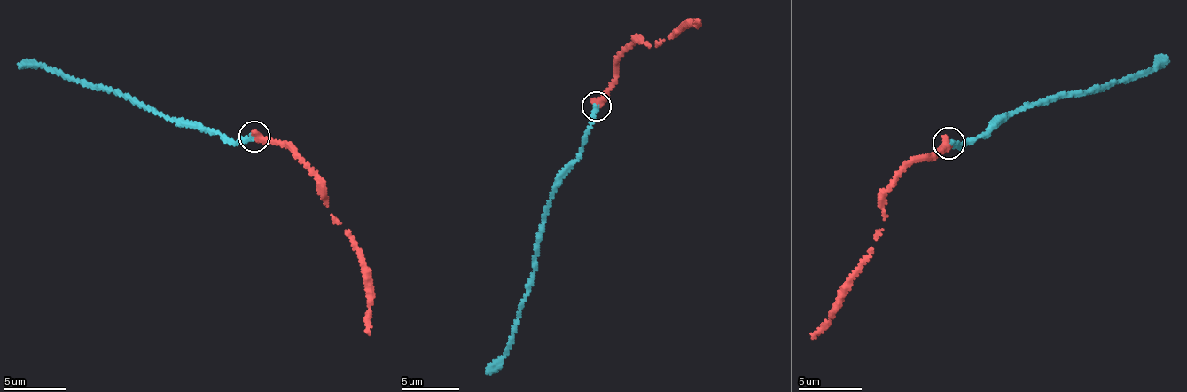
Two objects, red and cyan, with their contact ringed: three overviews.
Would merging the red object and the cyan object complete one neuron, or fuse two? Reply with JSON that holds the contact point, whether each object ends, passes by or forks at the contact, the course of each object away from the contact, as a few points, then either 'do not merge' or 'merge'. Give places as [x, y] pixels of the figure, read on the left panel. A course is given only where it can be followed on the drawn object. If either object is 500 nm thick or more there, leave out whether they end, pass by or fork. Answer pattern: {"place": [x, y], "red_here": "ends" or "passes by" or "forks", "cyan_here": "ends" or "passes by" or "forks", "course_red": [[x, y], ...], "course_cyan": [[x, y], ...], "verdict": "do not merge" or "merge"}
{"place": [253, 136], "red_here": "ends", "cyan_here": "ends", "course_red": [[255, 137], [286, 145], [319, 179], [331, 215], [350, 237], [363, 269], [370, 334]], "course_cyan": [[254, 135], [237, 142], [213, 129], [163, 115], [118, 90], [58, 72], [18, 64]], "verdict": "merge"}

